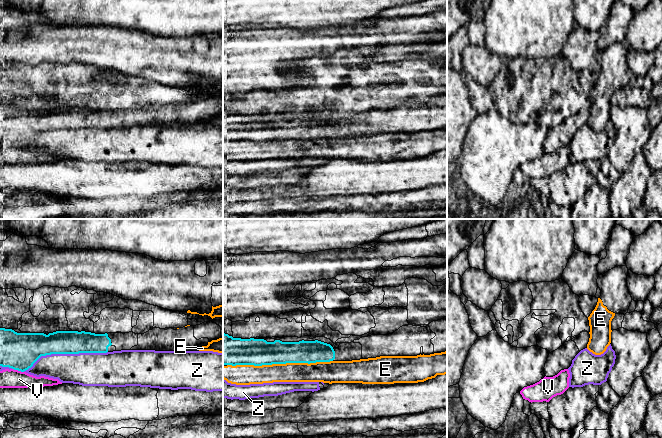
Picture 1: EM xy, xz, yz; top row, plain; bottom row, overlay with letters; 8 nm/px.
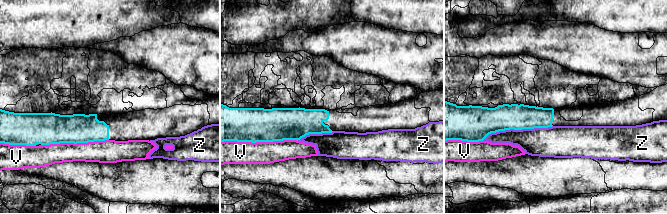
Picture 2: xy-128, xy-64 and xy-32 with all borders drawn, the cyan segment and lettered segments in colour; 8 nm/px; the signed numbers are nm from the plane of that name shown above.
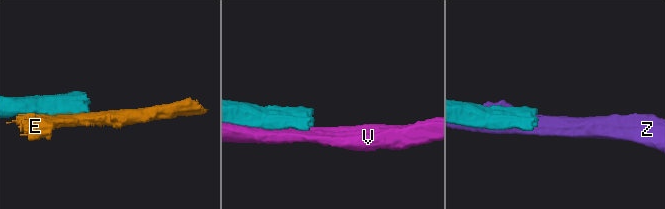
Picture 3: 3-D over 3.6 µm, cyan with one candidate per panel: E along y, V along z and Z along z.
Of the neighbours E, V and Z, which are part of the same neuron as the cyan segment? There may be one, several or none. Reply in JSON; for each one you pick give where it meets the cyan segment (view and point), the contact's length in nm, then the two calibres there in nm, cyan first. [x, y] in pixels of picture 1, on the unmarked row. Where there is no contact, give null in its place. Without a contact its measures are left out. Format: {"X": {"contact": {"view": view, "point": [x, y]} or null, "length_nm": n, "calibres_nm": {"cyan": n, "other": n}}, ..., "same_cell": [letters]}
{"same_cell": []}

